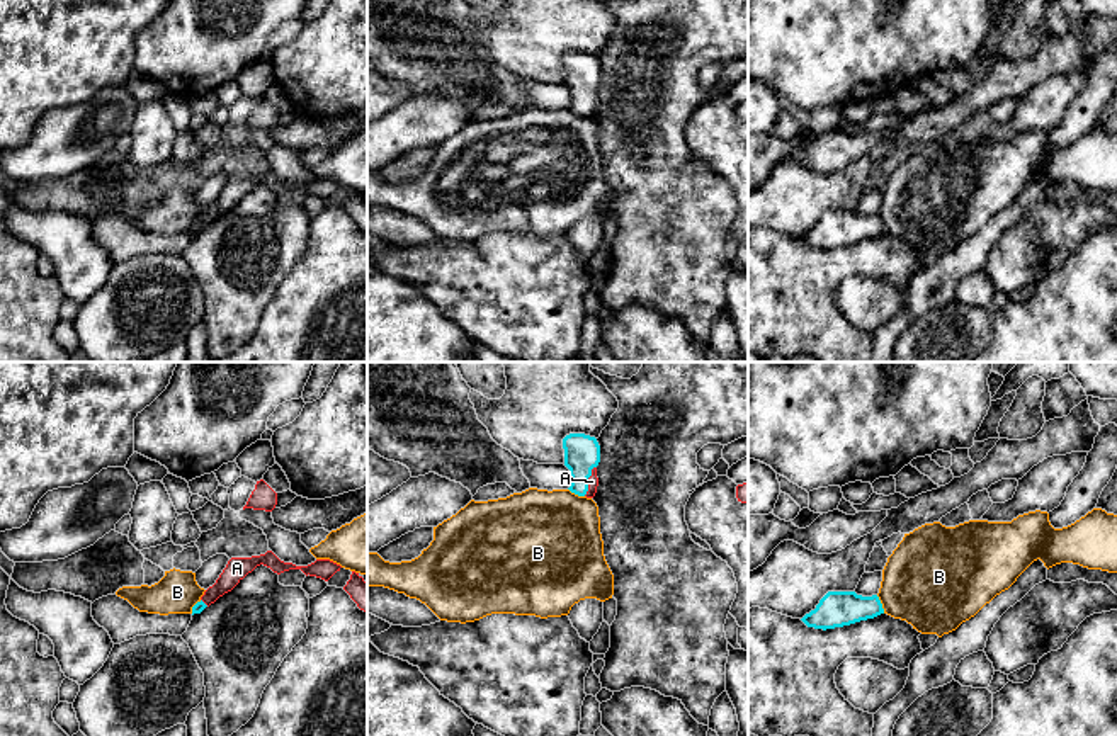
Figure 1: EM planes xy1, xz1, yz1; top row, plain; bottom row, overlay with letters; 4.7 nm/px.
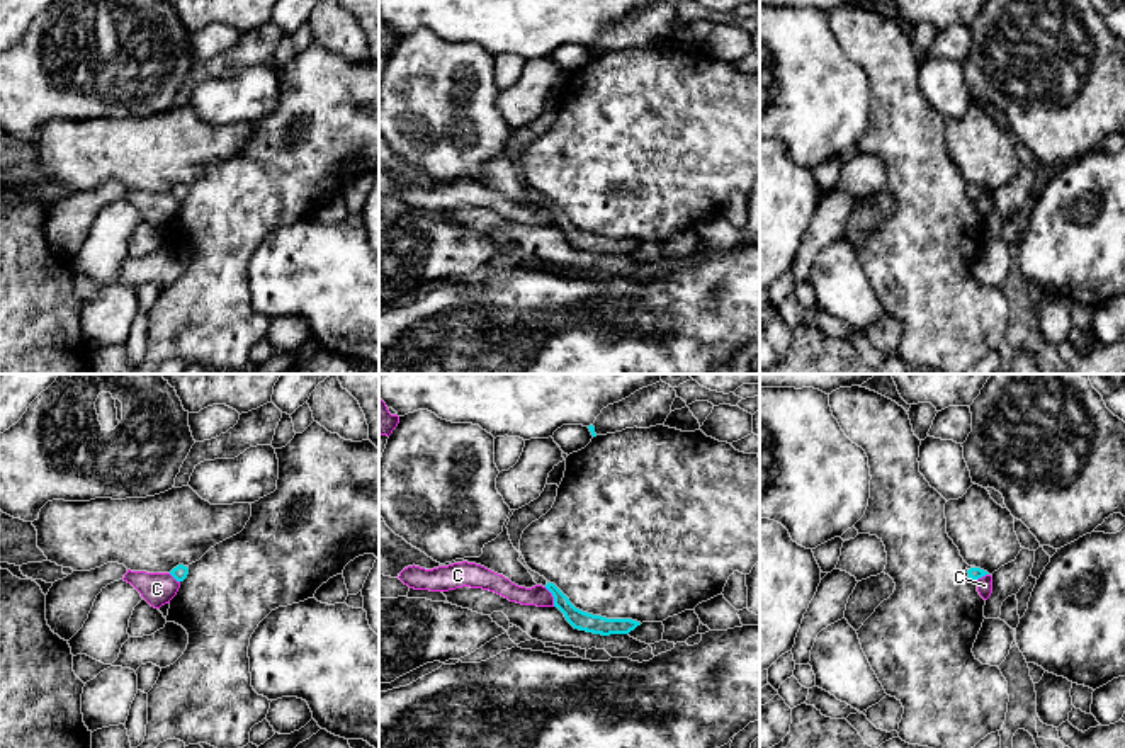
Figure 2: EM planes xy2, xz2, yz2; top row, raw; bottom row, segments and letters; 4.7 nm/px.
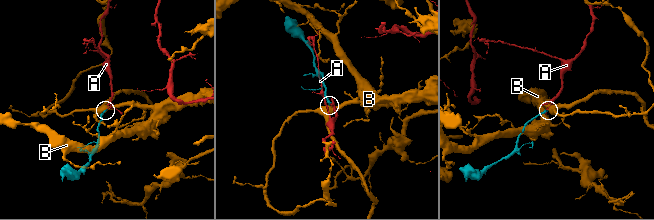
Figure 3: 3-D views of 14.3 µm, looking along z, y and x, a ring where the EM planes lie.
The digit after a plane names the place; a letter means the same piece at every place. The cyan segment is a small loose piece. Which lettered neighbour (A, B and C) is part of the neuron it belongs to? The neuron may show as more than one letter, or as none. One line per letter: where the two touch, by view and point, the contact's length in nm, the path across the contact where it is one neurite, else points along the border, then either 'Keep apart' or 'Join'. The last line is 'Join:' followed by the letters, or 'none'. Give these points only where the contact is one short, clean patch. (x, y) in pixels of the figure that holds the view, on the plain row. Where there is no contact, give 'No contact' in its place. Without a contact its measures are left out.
A: Touches cyan at xz1 (587, 101). Shared border 160 nm. Path across: xz1 (582, 72), (582, 89), (587, 101), (592, 101). Join
B: Touches cyan at yz1 (881, 223). Shared border 100 nm. Boundary: yz1 (876, 215), (884, 232). Keep apart
C: Touches cyan at xz2 (553, 215). Shared border 110 nm. Boundary: xz2 (544, 206), (551, 213), (554, 225). Keep apart
Join: A

